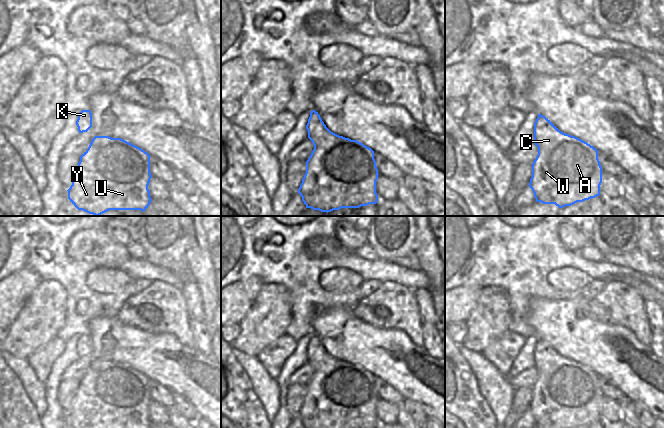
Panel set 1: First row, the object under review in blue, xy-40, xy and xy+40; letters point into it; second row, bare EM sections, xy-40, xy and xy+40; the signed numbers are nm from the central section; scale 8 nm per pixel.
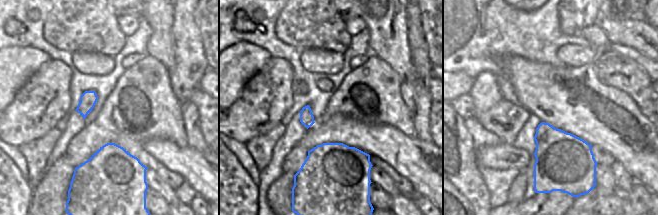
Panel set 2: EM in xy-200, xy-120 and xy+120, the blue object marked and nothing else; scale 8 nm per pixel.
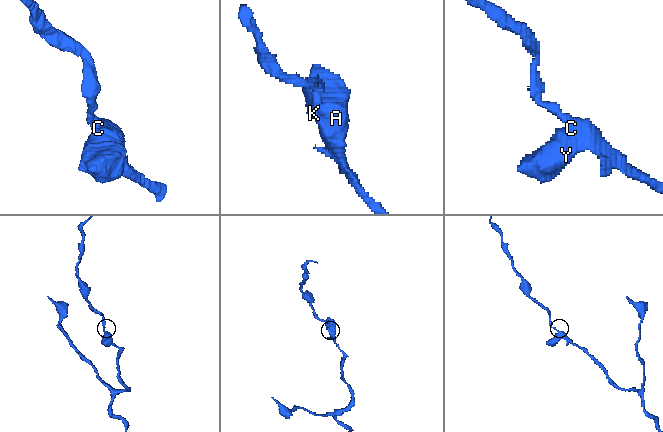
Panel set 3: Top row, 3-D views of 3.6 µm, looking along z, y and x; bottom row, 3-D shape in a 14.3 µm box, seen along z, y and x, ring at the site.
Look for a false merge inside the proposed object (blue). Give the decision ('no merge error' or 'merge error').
no merge error

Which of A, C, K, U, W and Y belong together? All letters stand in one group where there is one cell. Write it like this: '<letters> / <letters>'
A C K U W Y

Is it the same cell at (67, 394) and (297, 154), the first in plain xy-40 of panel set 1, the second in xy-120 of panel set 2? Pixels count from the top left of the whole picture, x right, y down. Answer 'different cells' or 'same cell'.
same cell

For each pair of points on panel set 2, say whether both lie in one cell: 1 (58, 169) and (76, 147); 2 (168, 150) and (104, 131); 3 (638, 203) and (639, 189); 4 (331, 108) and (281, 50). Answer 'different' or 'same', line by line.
1: different
2: different
3: same
4: different

